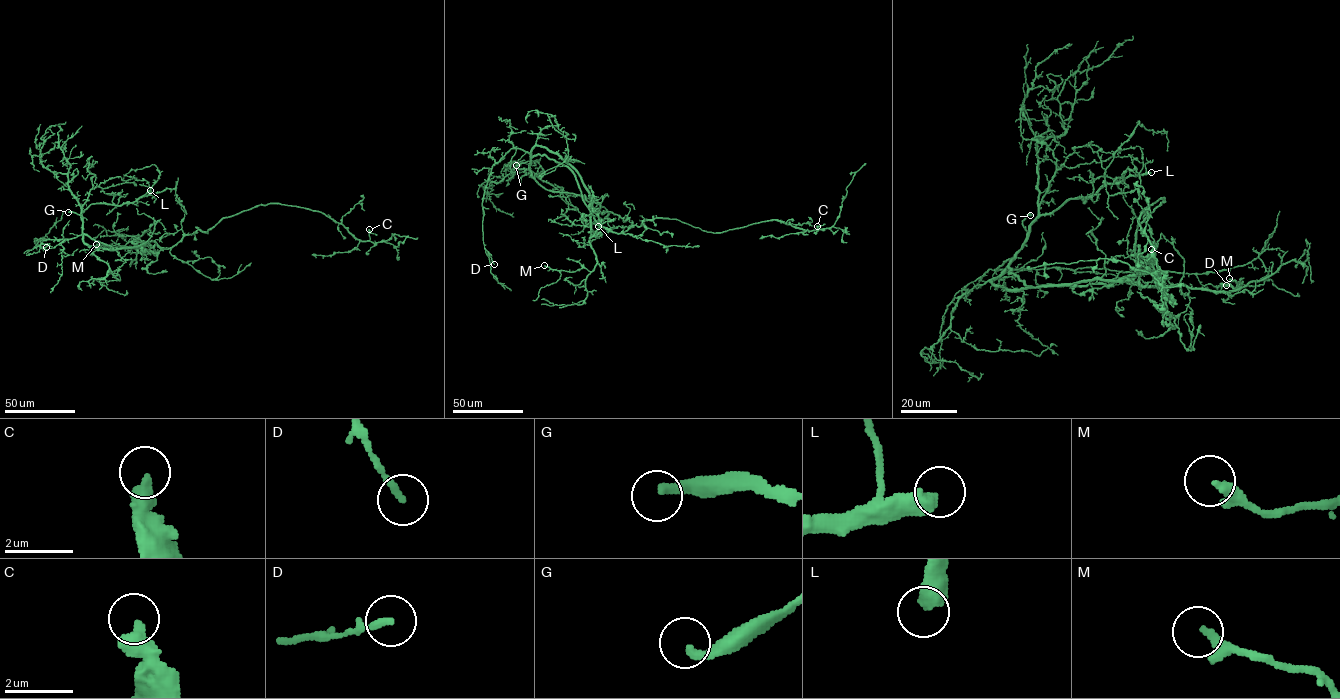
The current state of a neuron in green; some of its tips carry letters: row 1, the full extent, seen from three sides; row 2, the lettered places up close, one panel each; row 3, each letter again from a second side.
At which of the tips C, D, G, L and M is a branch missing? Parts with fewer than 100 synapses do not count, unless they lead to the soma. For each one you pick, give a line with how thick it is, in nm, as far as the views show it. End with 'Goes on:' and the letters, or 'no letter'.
G: 280 nm thick
L: 500 nm thick
Goes on: G, L

